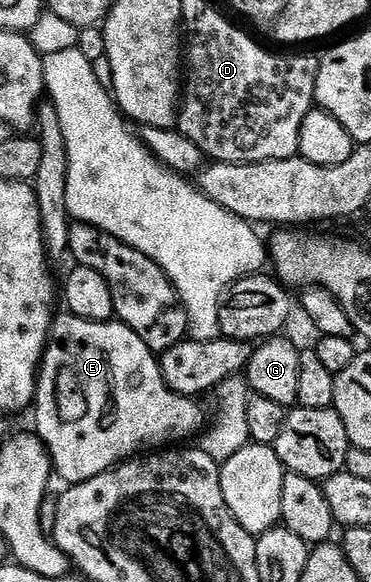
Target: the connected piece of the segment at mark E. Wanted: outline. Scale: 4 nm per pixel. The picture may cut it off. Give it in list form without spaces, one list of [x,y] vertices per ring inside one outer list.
[[[62,312],[50,325],[50,340],[38,368],[38,392],[34,396],[32,415],[38,425],[36,433],[50,451],[53,473],[57,477],[59,474],[66,484],[87,482],[105,470],[113,470],[133,459],[137,450],[154,452],[181,443],[178,442],[181,438],[197,435],[203,429],[202,410],[198,404],[195,399],[181,398],[168,388],[154,351],[124,323],[117,320],[89,322]]]

